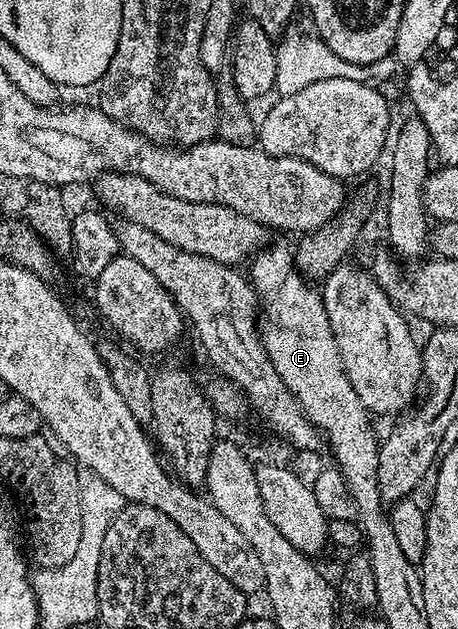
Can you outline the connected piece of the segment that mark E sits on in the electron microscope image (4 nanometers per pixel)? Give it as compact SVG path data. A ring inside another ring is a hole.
M271 244L250 259L250 266L249 281L259 295L265 318L267 314L267 327L264 325L261 330L263 346L267 349L273 368L277 368L277 376L281 376L285 388L293 392L305 417L321 431L330 453L333 455L337 450L379 450L380 439L375 438L374 428L367 423L369 411L365 404L361 404L357 392L353 392L349 376L345 376L341 352L337 352L335 333L325 312L323 295L296 270L294 253L283 246Z

